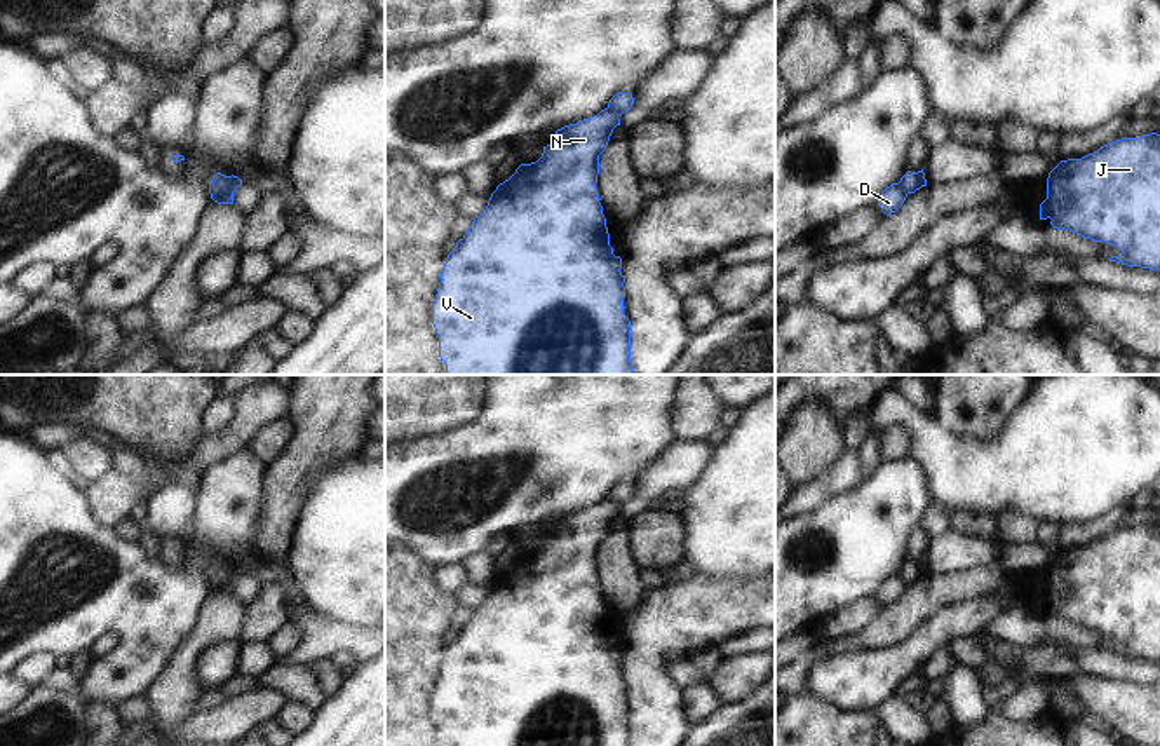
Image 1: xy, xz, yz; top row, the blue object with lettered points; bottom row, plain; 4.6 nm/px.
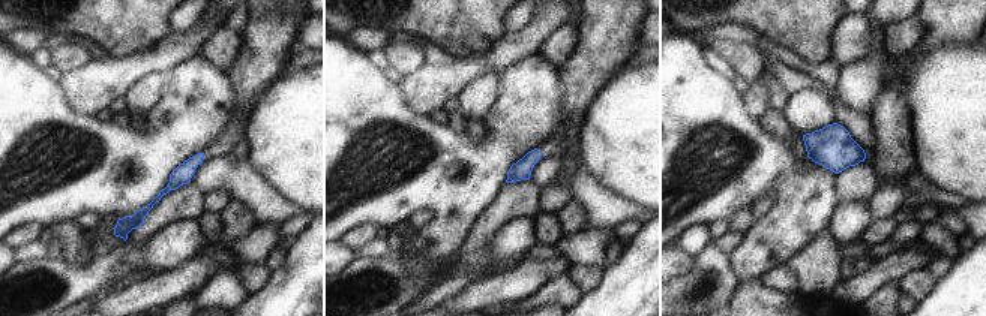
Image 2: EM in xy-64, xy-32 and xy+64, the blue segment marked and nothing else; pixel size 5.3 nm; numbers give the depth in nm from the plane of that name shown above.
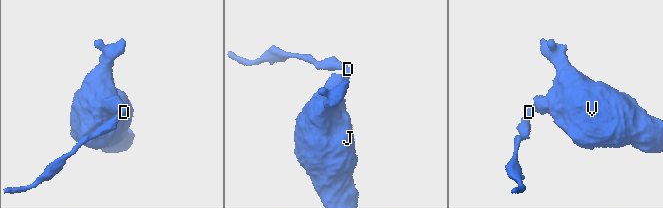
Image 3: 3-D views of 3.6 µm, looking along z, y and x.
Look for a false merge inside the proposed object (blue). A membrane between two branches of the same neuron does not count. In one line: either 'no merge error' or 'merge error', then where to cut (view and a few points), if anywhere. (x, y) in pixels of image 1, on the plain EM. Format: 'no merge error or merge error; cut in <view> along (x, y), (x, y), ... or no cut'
merge error; cut in xy along (230, 567), (230, 574), (213, 590)

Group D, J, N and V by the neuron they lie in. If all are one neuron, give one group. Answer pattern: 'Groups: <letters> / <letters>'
Groups: D / J N V

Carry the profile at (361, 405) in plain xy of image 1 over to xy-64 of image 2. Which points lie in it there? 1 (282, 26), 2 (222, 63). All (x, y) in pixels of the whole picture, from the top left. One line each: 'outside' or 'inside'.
1: inside
2: outside

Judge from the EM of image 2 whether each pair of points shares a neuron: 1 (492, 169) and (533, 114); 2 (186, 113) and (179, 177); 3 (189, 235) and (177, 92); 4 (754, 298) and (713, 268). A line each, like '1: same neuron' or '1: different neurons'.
1: same neuron
2: different neurons
3: different neurons
4: different neurons

